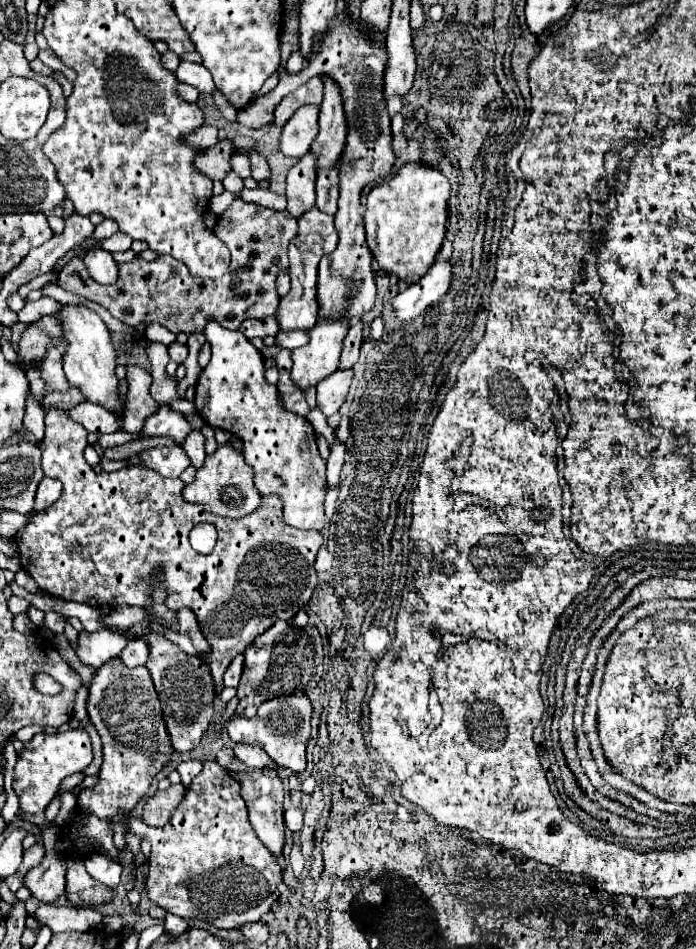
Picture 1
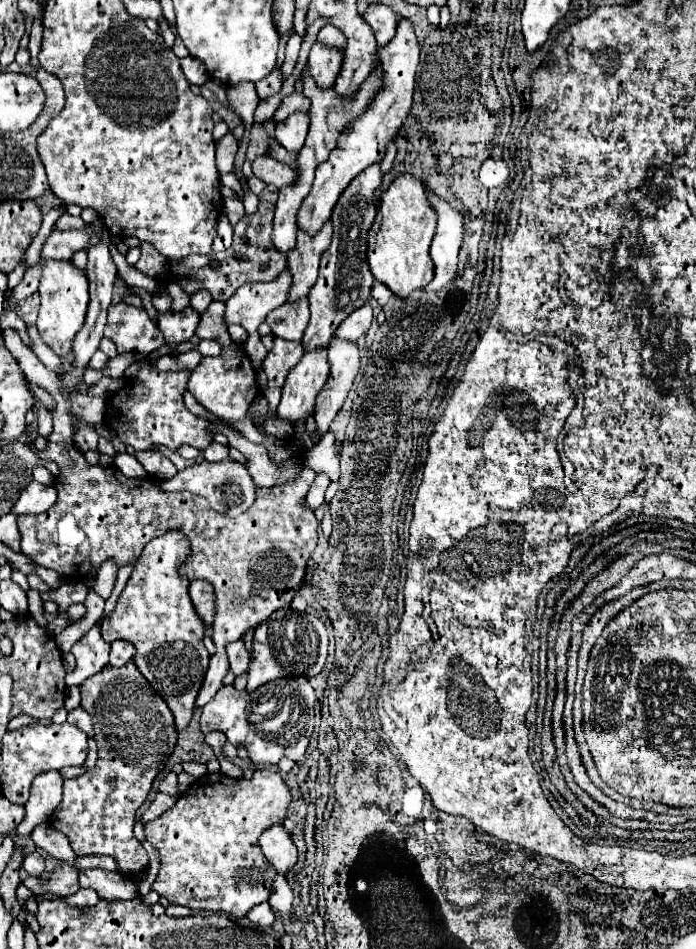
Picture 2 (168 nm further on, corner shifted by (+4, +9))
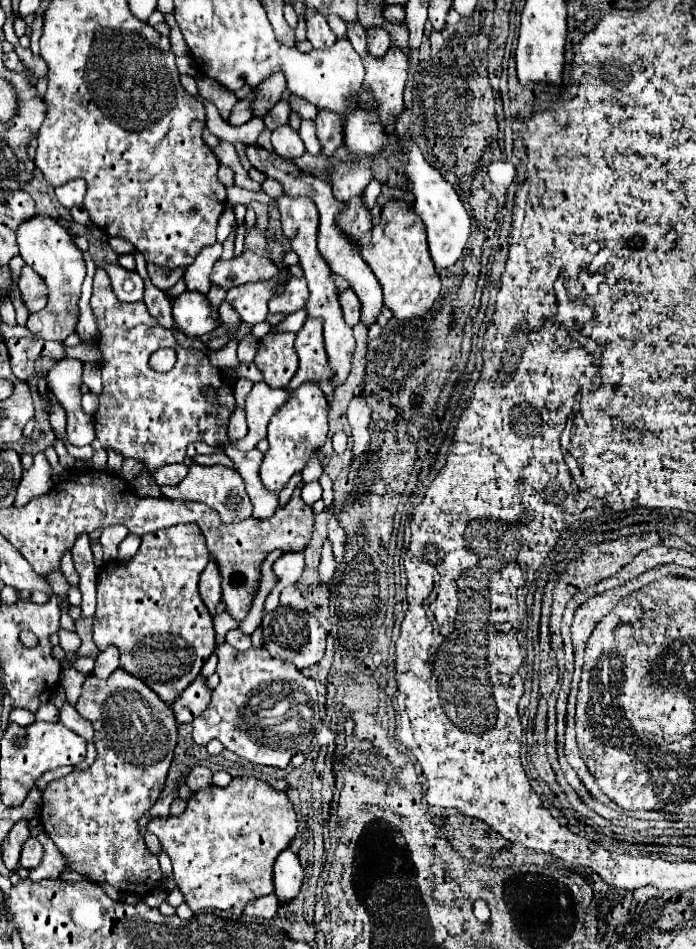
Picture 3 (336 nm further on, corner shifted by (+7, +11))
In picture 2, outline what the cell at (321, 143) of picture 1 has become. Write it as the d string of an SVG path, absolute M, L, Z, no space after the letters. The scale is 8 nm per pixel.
M315 43L309 53L309 69L321 89L333 87L333 83L339 75L341 63L343 63L343 53L337 47L327 47L327 45Z

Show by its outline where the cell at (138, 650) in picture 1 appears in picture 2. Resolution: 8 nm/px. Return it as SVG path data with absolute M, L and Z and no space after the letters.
M113 641L113 643L111 643L109 665L111 665L111 667L121 667L121 665L125 665L133 655L135 655L135 647L133 647L129 641Z

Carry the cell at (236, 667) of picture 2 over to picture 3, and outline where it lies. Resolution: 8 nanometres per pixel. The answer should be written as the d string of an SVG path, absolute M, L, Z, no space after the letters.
M232 629L232 631L228 631L226 633L226 643L228 645L232 645L234 649L238 649L238 651L246 651L246 649L250 649L250 637L248 635L244 635L240 629Z

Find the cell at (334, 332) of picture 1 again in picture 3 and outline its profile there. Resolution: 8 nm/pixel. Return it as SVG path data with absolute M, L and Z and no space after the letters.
M308 381L292 389L282 409L278 409L268 423L270 449L264 455L264 463L260 469L262 483L270 491L280 491L294 473L304 469L310 453L322 447L326 433L328 433L328 403L320 385Z

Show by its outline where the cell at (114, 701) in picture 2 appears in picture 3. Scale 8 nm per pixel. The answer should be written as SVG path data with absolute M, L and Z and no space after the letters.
M116 669L108 679L88 675L82 685L76 711L94 725L96 761L86 771L72 771L48 785L42 797L40 823L56 847L66 855L74 871L88 875L92 881L106 881L122 893L148 895L160 881L158 857L148 851L138 829L138 819L150 809L164 789L166 773L172 763L176 747L176 717L174 711L160 701L160 697L140 679L124 669Z

